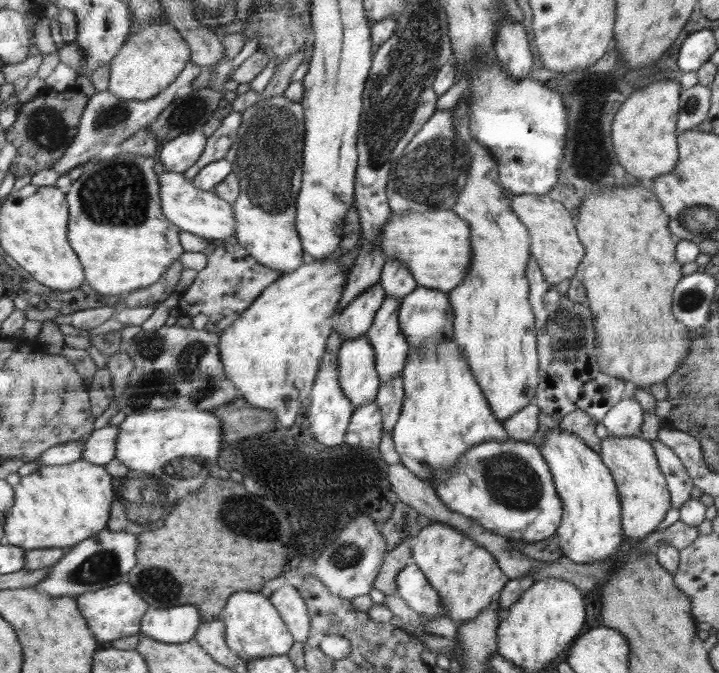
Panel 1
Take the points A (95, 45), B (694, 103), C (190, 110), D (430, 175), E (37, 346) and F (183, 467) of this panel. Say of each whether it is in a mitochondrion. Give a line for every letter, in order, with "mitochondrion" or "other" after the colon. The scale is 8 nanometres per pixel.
A: other
B: mitochondrion
C: mitochondrion
D: mitochondrion
E: other
F: mitochondrion

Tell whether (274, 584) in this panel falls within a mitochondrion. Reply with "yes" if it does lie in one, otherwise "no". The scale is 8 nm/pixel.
no

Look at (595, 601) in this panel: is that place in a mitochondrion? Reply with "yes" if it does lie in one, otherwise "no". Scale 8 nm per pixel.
no

